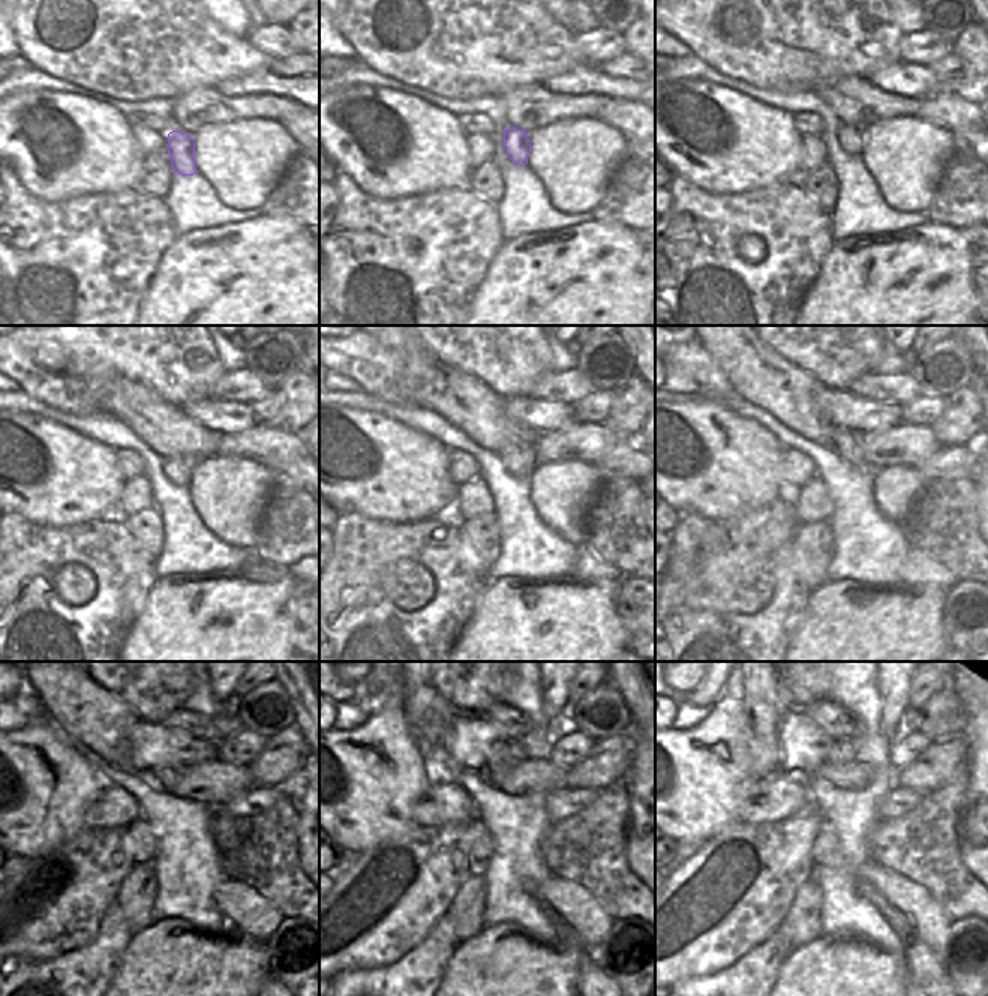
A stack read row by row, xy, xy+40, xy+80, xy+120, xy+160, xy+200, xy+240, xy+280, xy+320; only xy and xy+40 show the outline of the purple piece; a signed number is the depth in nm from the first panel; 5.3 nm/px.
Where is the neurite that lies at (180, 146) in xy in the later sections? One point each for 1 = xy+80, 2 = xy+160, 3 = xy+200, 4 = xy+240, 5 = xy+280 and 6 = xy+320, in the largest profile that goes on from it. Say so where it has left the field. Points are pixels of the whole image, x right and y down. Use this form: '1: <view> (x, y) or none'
1: xy+80 (850, 138)
2: xy+160 (517, 456)
3: xy+200 (847, 444)
4: xy+240 (168, 776)
5: xy+280 (499, 764)
6: xy+320 (841, 750)

